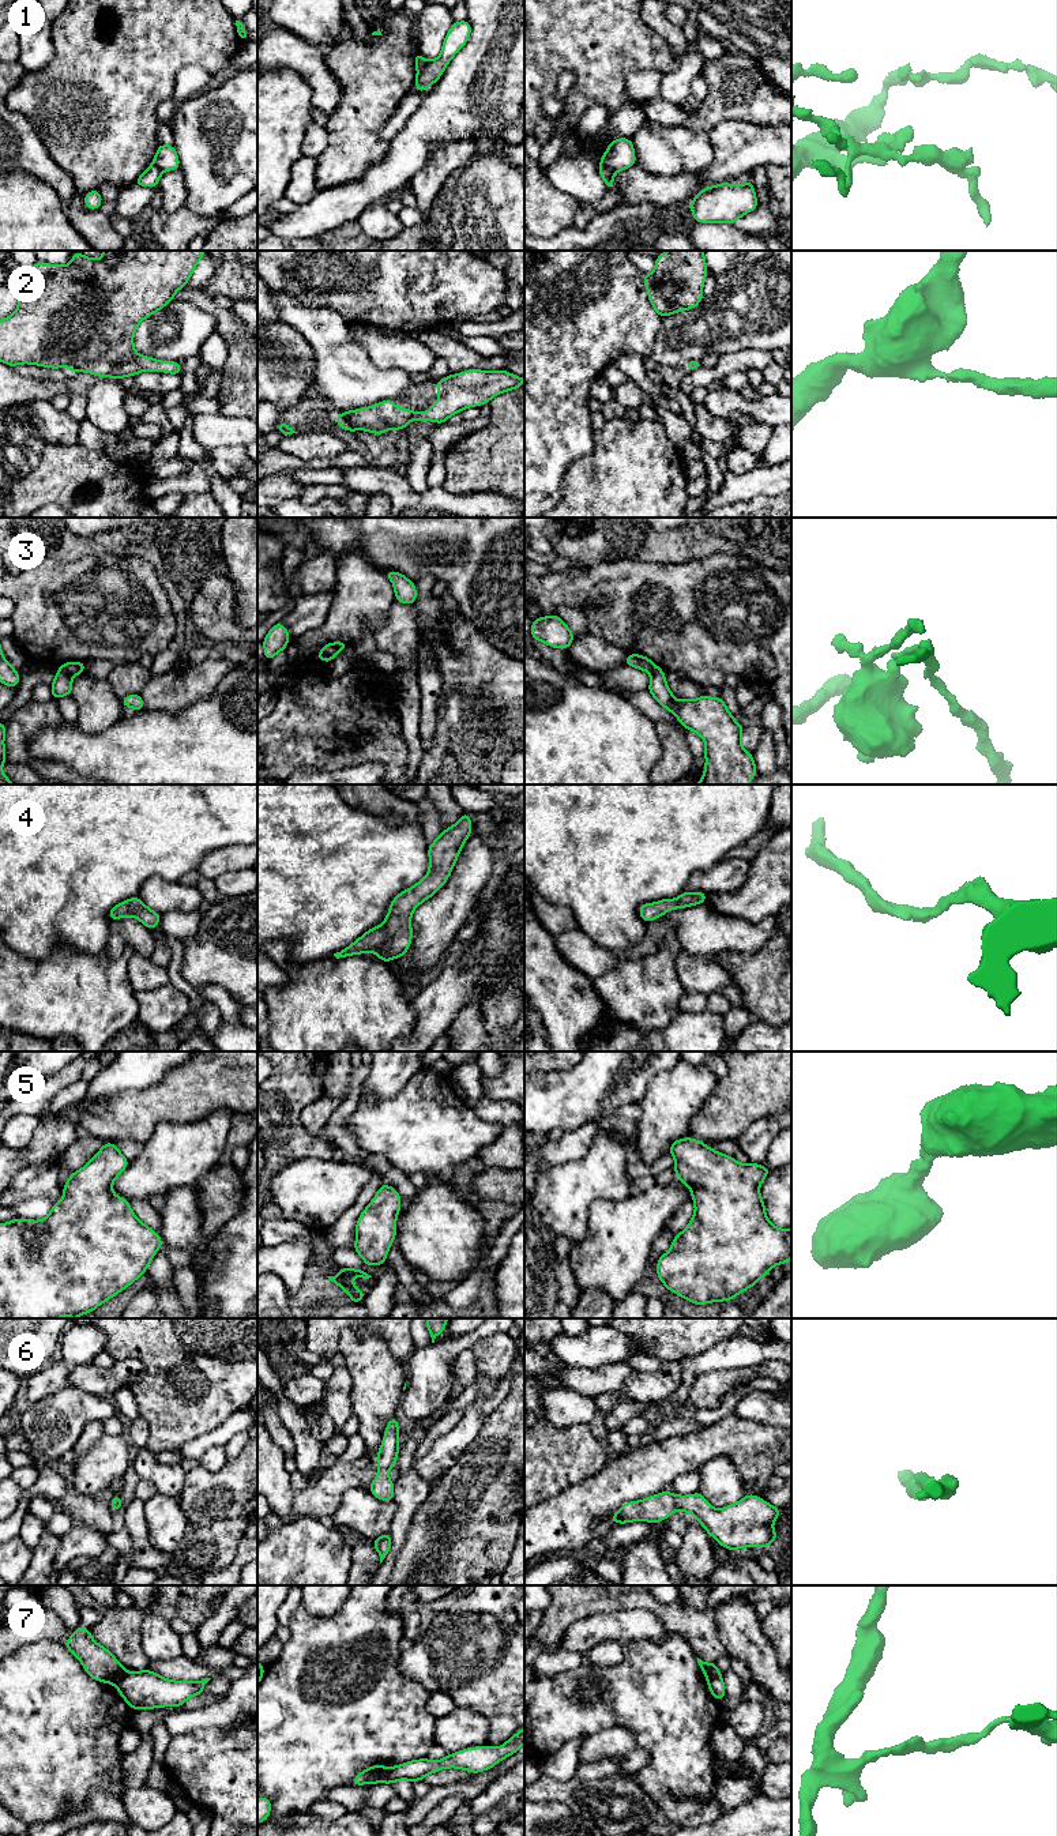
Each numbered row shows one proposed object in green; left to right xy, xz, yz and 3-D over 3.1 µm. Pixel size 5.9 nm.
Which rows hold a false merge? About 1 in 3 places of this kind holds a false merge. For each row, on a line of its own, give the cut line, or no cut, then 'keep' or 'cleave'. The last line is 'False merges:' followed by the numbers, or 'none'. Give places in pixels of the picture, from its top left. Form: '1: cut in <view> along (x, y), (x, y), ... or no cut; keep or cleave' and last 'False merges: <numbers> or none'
1: cut in yz along (601, 162), (616, 172); cleave
2: no cut; keep
3: cut in xy along (61, 666), (71, 677); cleave
4: no cut; keep
5: no cut; keep
6: no cut; keep
7: cut in xz along (388, 1768), (382, 1782); cleave
False merges: 1, 3, 7

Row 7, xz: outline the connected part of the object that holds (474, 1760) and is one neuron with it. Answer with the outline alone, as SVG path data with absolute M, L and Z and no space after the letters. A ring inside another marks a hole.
M524 1727L520 1728L500 1747L478 1746L463 1749L439 1760L411 1760L400 1765L390 1767L383 1776L383 1783L394 1784L396 1780L422 1780L425 1776L447 1768L464 1769L478 1773L493 1768L499 1761L516 1753L524 1743Z

